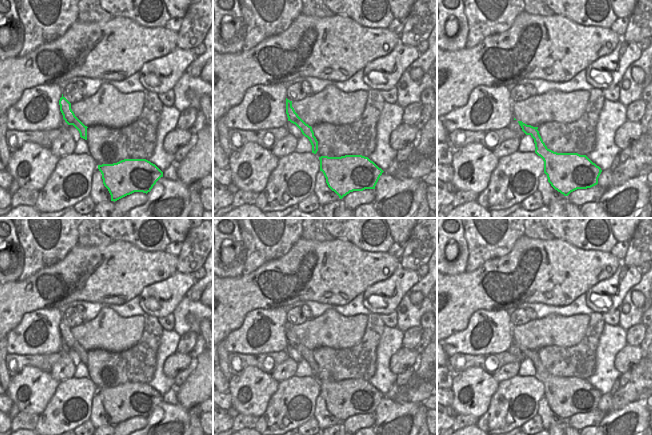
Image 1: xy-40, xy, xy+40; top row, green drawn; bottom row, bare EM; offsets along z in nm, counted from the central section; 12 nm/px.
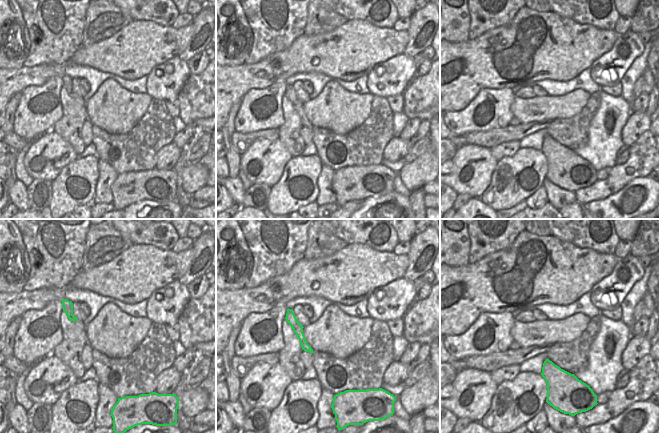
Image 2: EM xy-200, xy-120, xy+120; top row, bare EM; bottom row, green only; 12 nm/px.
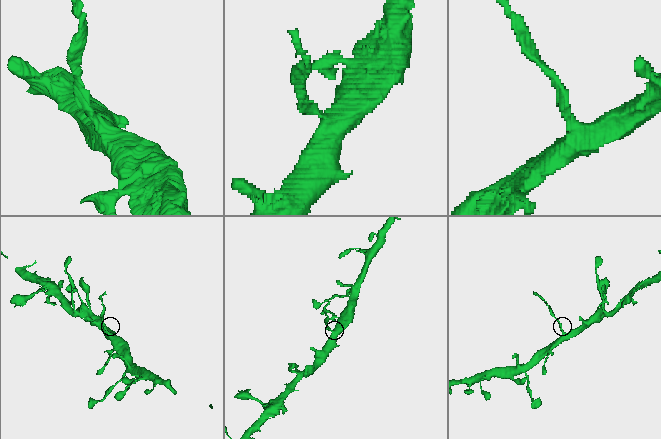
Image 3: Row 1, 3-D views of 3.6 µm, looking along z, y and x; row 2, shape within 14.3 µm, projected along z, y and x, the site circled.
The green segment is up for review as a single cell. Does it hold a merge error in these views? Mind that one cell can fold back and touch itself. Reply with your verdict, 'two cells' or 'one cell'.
two cells

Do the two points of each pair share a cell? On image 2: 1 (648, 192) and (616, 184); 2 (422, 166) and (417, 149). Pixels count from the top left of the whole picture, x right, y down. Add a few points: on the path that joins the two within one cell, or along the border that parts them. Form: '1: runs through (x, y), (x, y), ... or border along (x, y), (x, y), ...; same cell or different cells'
1: border along (646, 177), (635, 177), (619, 190), (604, 198); different cells
2: border along (429, 148), (413, 160), (405, 162); different cells

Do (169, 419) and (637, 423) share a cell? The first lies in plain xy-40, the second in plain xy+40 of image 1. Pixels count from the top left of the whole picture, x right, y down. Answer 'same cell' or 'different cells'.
same cell

